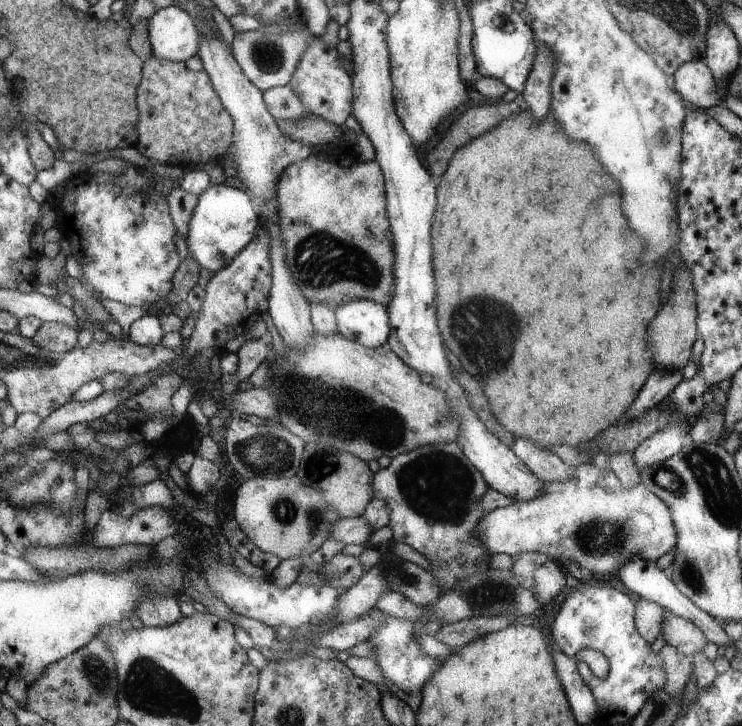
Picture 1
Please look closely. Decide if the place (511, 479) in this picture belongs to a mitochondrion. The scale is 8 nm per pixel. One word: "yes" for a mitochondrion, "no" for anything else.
no

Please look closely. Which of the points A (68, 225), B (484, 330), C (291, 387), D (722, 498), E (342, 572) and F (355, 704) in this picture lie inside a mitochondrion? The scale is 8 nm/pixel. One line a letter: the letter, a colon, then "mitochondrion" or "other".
A: other
B: mitochondrion
C: mitochondrion
D: mitochondrion
E: mitochondrion
F: other

